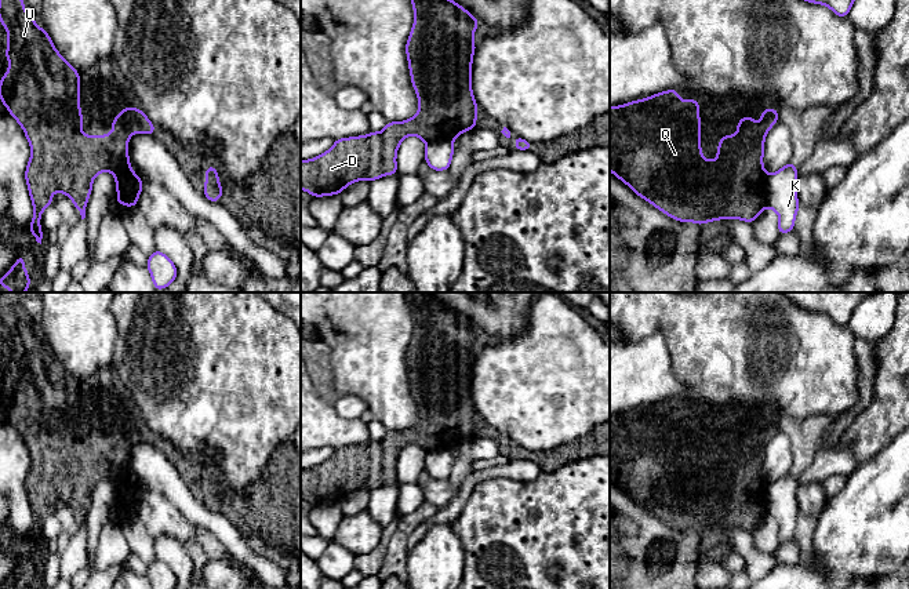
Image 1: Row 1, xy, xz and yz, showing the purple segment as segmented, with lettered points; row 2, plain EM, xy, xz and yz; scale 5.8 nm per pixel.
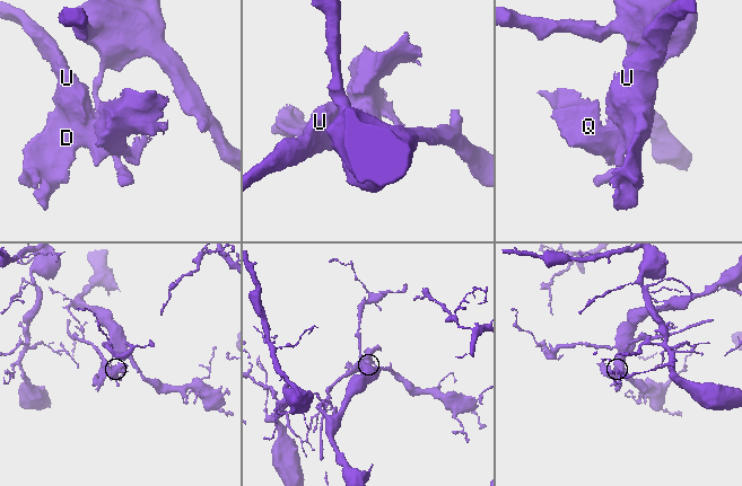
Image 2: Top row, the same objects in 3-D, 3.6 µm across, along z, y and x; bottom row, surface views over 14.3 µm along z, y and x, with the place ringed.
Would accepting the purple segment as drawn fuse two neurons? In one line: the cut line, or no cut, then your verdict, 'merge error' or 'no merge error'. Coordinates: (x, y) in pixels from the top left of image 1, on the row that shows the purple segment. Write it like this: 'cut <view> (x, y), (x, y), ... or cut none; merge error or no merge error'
cut yz (768, 175), (767, 206); merge error

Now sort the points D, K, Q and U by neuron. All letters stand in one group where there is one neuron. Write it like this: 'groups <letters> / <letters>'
groups D Q U / K

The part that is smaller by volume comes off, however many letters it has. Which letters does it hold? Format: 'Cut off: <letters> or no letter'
Cut off: D, Q, U

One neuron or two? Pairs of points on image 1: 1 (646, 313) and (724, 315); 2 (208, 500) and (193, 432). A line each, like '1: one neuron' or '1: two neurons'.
1: one neuron
2: two neurons

